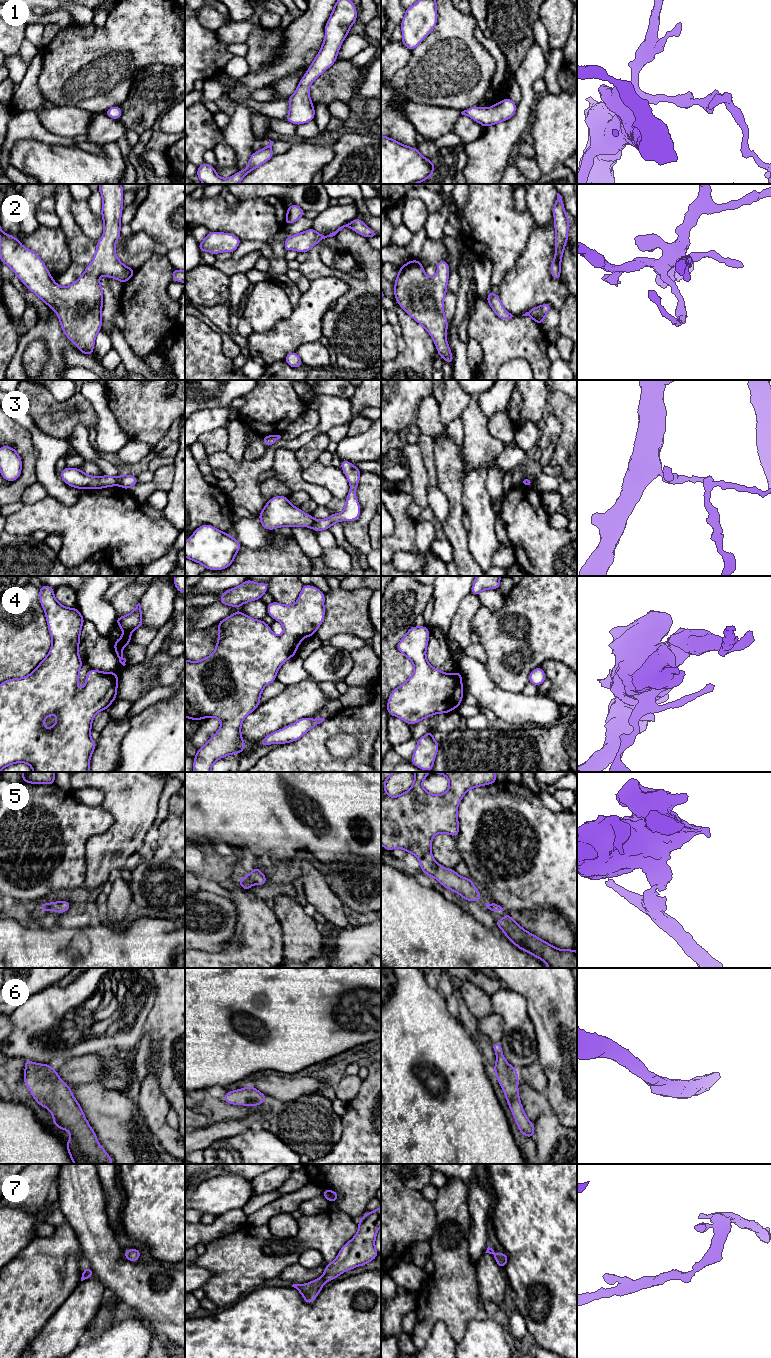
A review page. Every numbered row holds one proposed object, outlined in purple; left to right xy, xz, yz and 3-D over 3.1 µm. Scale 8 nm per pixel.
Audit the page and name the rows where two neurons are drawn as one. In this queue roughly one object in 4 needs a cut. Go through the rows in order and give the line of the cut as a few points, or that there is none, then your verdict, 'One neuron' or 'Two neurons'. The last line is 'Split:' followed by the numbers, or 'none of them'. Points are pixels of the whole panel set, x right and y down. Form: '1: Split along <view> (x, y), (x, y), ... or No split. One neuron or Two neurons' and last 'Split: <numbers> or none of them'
1: No split. One neuron
2: No split. One neuron
3: Split along xy (119, 477), (116, 484). Two neurons
4: No split. One neuron
5: No split. One neuron
6: No split. One neuron
7: No split. One neuron
Split: 3

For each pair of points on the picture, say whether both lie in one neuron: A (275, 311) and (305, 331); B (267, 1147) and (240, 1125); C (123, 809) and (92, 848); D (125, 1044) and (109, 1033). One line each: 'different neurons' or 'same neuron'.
A: different neurons
B: different neurons
C: same neuron
D: same neuron

